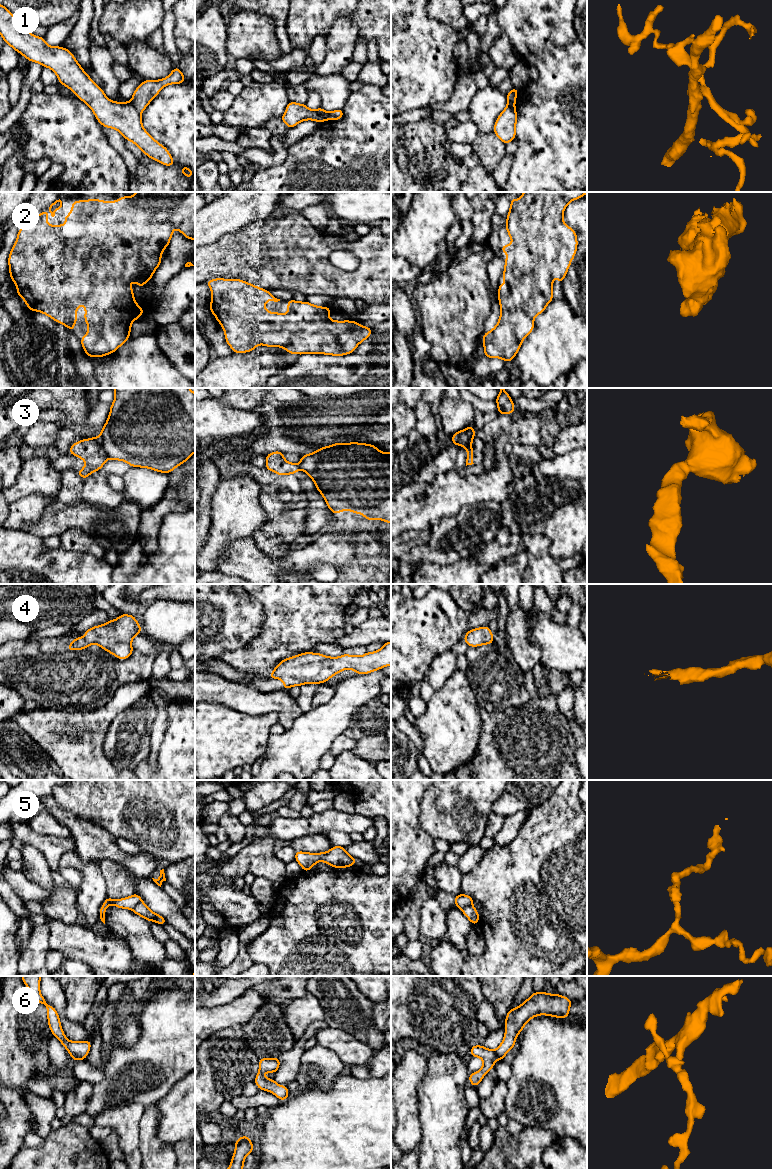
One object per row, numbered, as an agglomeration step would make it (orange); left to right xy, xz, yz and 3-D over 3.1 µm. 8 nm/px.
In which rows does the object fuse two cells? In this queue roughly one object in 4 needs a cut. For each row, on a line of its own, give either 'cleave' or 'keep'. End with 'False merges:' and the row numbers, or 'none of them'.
1: cleave
2: keep
3: cleave
4: keep
5: cleave
6: keep
False merges: 1, 3, 5

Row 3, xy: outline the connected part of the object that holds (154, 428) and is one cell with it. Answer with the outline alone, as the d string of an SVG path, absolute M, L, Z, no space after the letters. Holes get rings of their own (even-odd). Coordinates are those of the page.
M113 388L115 399L98 437L107 458L165 474L195 452L195 393L189 388Z

